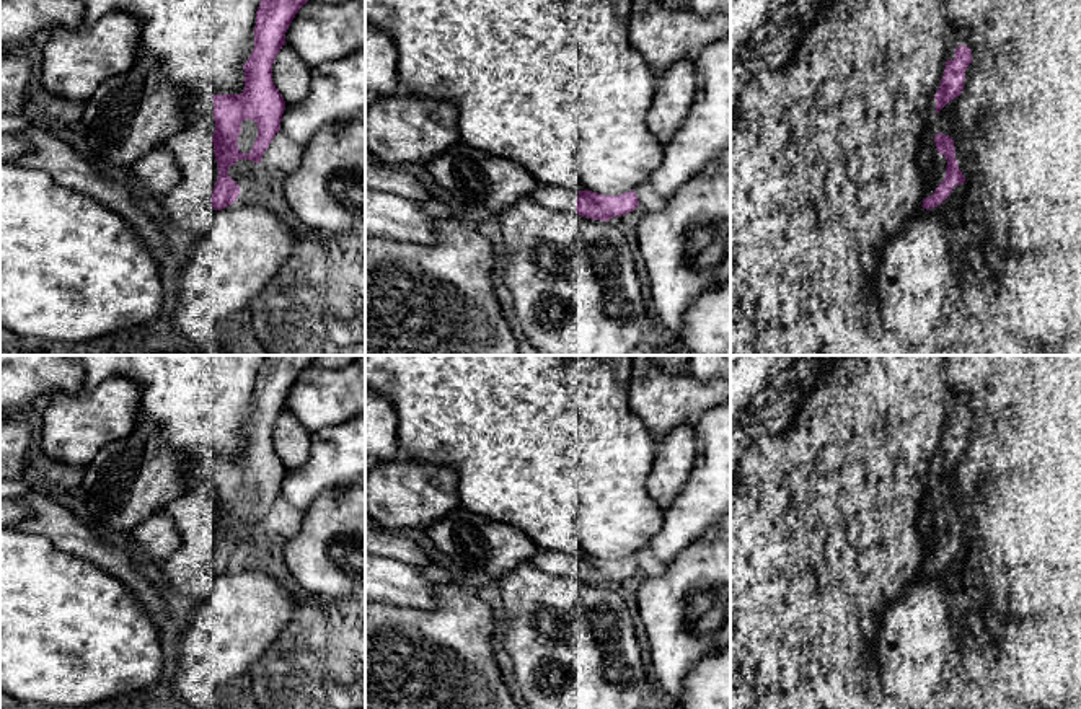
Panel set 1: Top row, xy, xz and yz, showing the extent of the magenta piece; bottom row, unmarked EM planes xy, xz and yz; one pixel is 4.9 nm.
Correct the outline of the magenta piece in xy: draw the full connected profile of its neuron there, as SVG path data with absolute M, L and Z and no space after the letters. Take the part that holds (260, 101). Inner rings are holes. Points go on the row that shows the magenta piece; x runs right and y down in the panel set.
M261 0L256 11L254 49L240 95L214 95L214 114L189 121L166 140L181 168L179 183L163 196L168 220L179 230L204 236L217 210L232 205L240 186L228 176L238 160L261 163L280 130L285 101L272 81L272 64L285 46L285 33L308 0ZM243 121L254 121L258 139L249 153L238 148Z

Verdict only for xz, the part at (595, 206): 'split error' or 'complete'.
split error

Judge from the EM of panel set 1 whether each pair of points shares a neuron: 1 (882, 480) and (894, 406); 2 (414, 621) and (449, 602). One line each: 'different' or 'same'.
1: same
2: same

